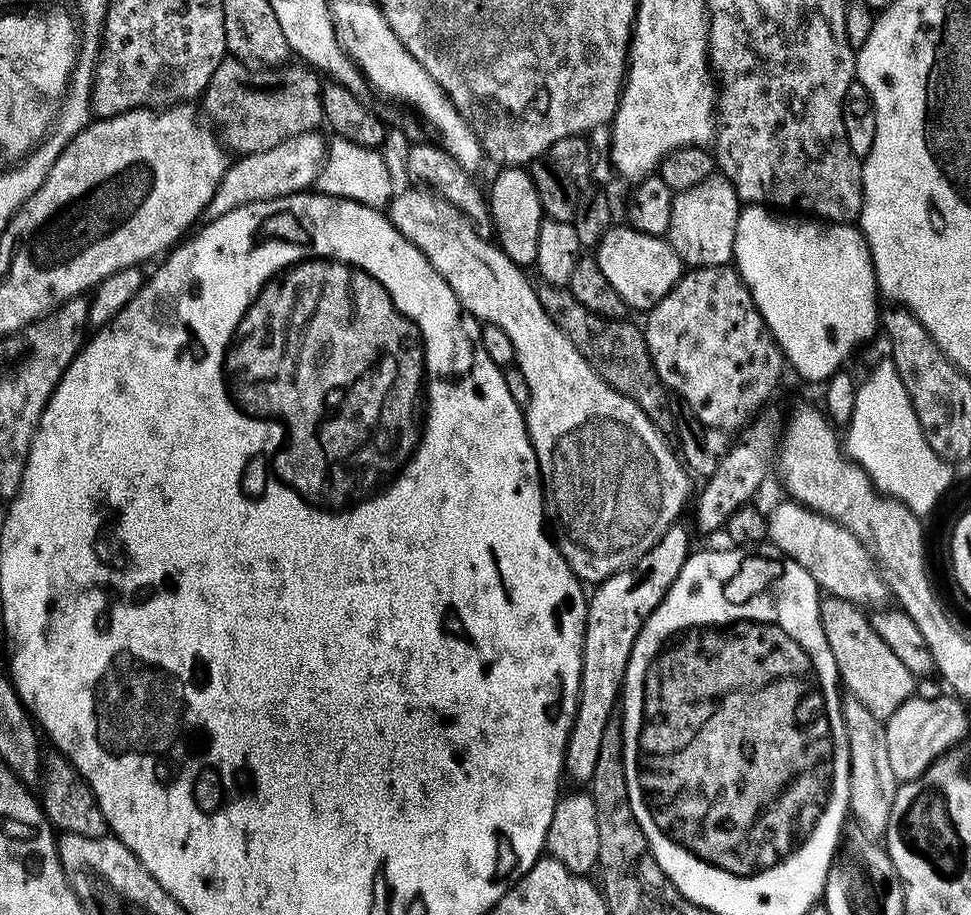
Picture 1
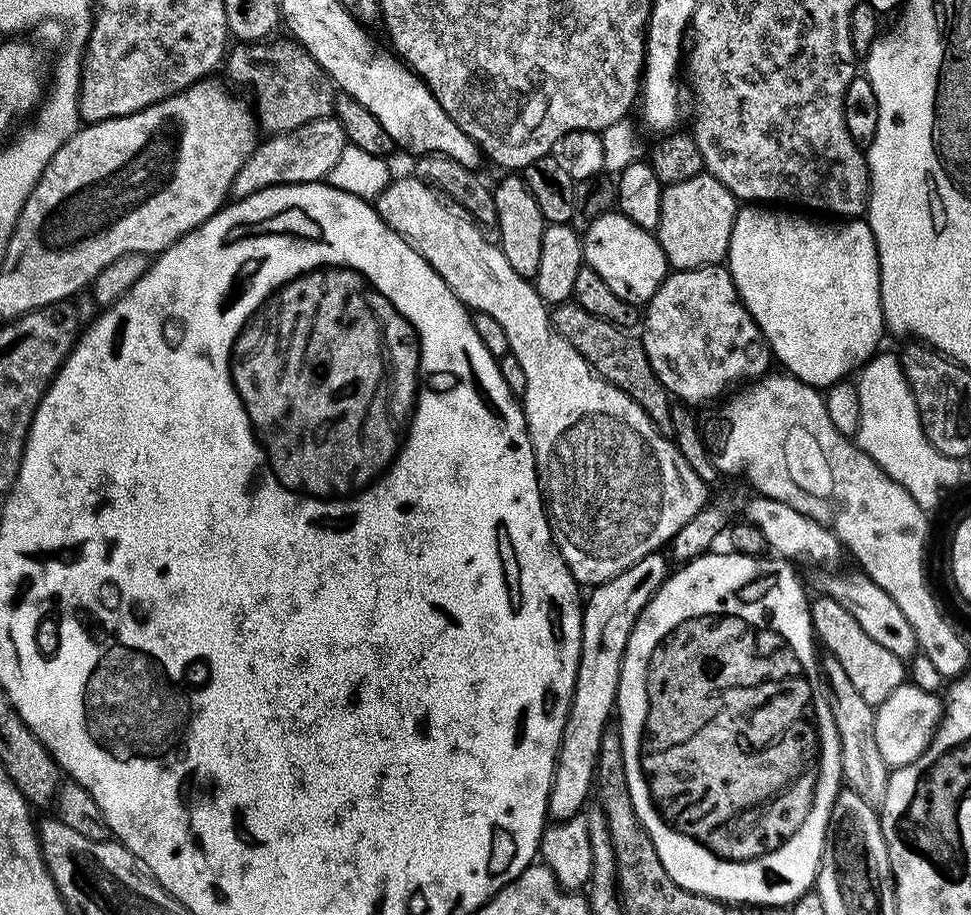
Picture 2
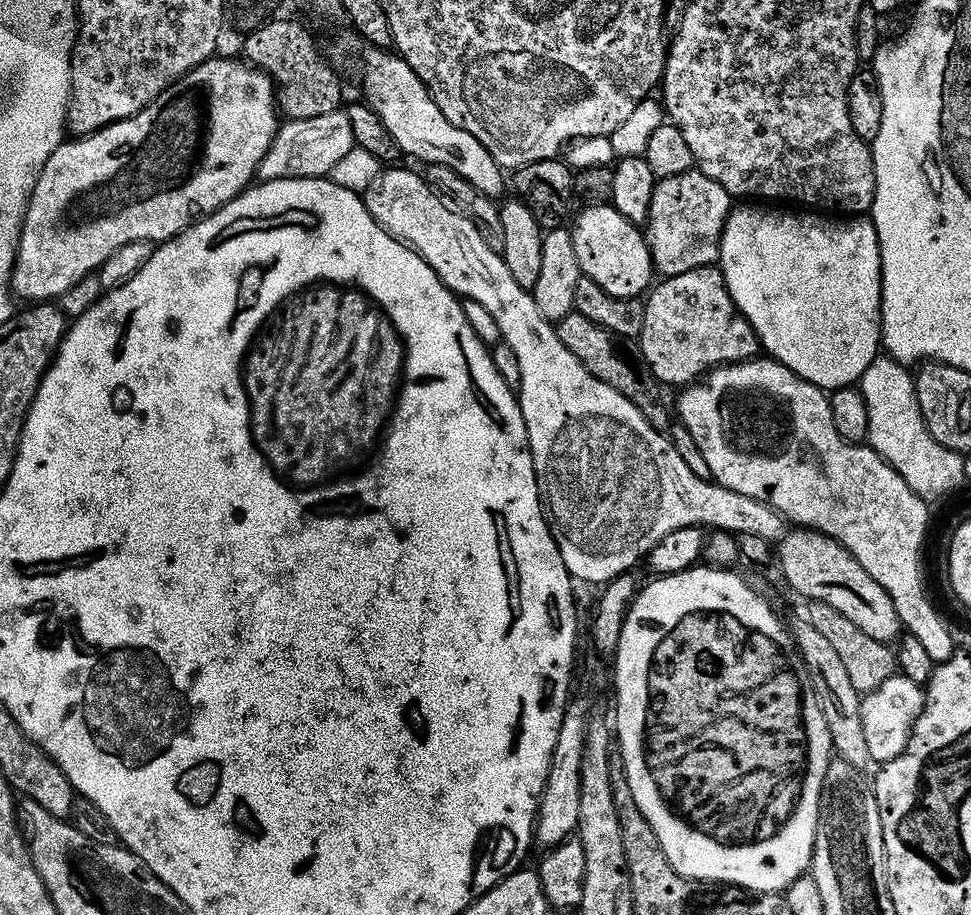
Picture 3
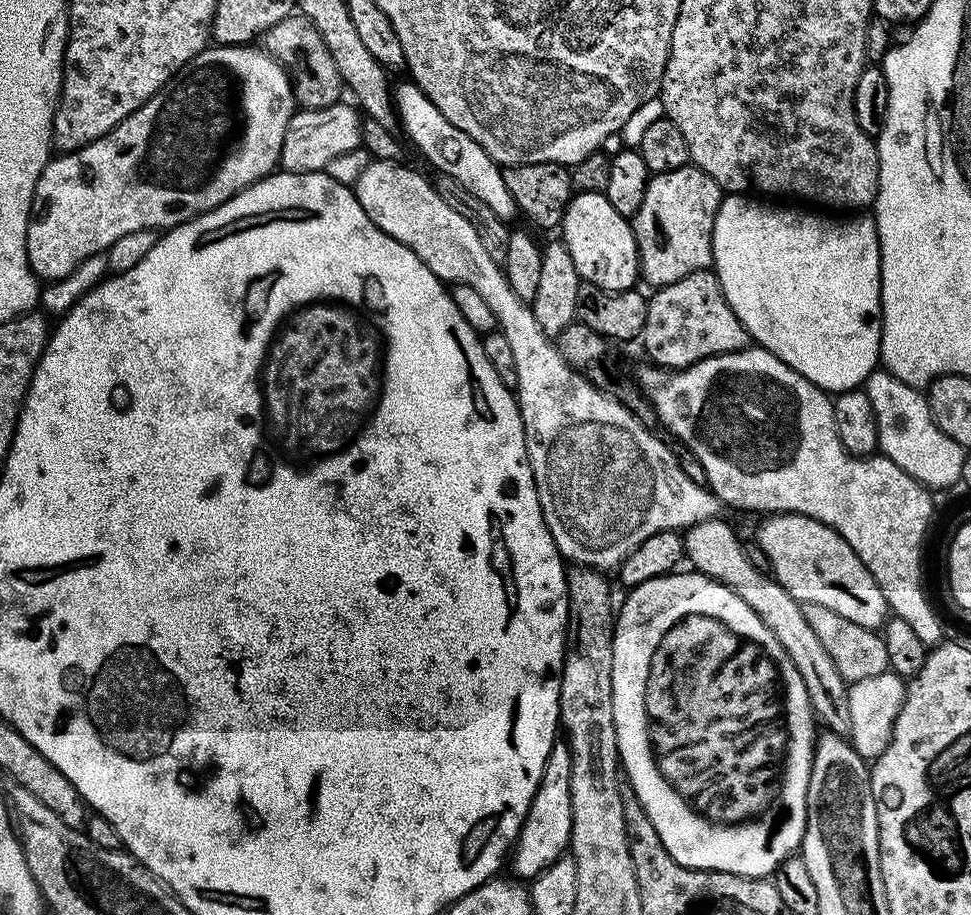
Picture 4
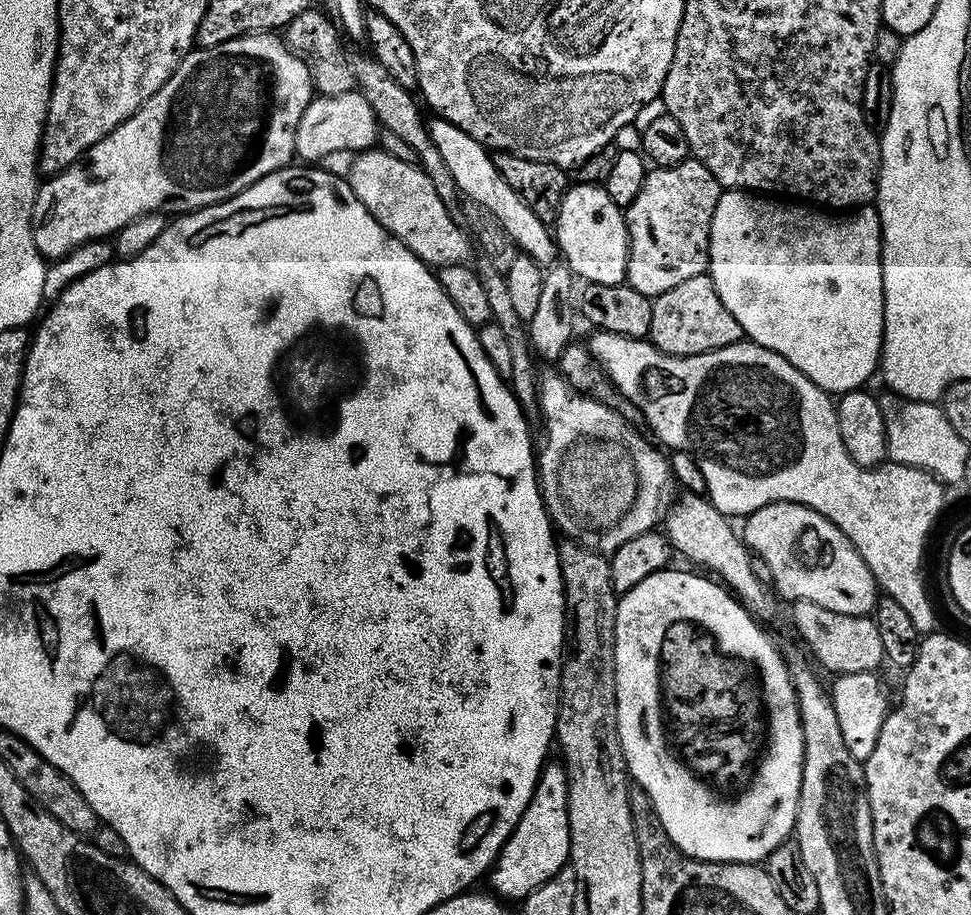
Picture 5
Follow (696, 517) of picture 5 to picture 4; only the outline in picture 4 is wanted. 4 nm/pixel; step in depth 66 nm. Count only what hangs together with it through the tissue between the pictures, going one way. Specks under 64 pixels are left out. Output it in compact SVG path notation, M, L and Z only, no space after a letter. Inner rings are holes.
M724 518L715 520L703 520L700 524L694 524L683 533L684 555L687 563L695 571L712 580L717 580L722 586L729 588L778 638L782 650L794 662L798 674L802 674L802 682L808 691L808 699L815 715L824 723L823 727L830 732L839 734L848 731L848 689L849 685L838 674L838 666L834 666L834 658L826 654L826 646L818 642L814 630L806 623L806 616L800 609L800 601L796 600L779 582L771 575L750 566L746 562L744 544L736 537L736 532L724 521Z

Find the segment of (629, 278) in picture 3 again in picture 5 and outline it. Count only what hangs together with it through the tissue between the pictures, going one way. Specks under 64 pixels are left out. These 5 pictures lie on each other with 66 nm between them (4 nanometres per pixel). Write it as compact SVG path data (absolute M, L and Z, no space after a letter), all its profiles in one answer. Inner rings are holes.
M573 183L569 187L554 221L554 235L559 255L573 277L580 279L581 276L581 281L602 286L625 283L628 274L628 223L624 221L622 209L601 185Z

